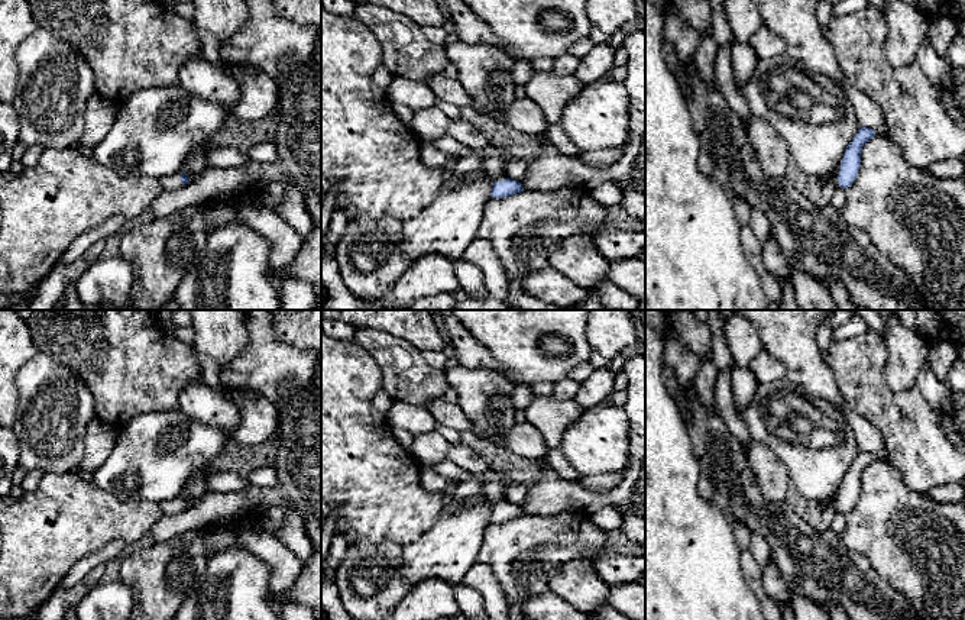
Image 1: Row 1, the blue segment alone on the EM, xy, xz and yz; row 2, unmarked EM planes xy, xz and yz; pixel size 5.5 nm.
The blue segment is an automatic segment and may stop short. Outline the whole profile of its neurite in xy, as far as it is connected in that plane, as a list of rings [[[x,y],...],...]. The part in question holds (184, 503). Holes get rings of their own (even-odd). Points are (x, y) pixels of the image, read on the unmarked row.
[[[184,488],[182,493],[168,501],[163,501],[161,504],[161,510],[165,516],[178,516],[182,513],[185,508],[188,508],[188,501],[187,501],[187,490]]]

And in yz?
[[[861,451],[852,466],[846,471],[843,484],[833,498],[832,507],[836,513],[848,513],[856,504],[862,471],[874,461],[875,456],[872,453]]]

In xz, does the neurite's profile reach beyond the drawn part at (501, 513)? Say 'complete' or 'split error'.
split error

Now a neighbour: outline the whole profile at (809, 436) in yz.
[[[787,377],[775,384],[760,384],[752,401],[736,413],[751,437],[765,445],[786,466],[791,485],[806,500],[835,498],[846,471],[861,453],[843,416],[826,400],[809,397]]]

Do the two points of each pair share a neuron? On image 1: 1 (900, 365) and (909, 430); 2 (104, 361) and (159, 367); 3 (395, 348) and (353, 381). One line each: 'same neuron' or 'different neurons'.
1: different neurons
2: same neuron
3: different neurons

